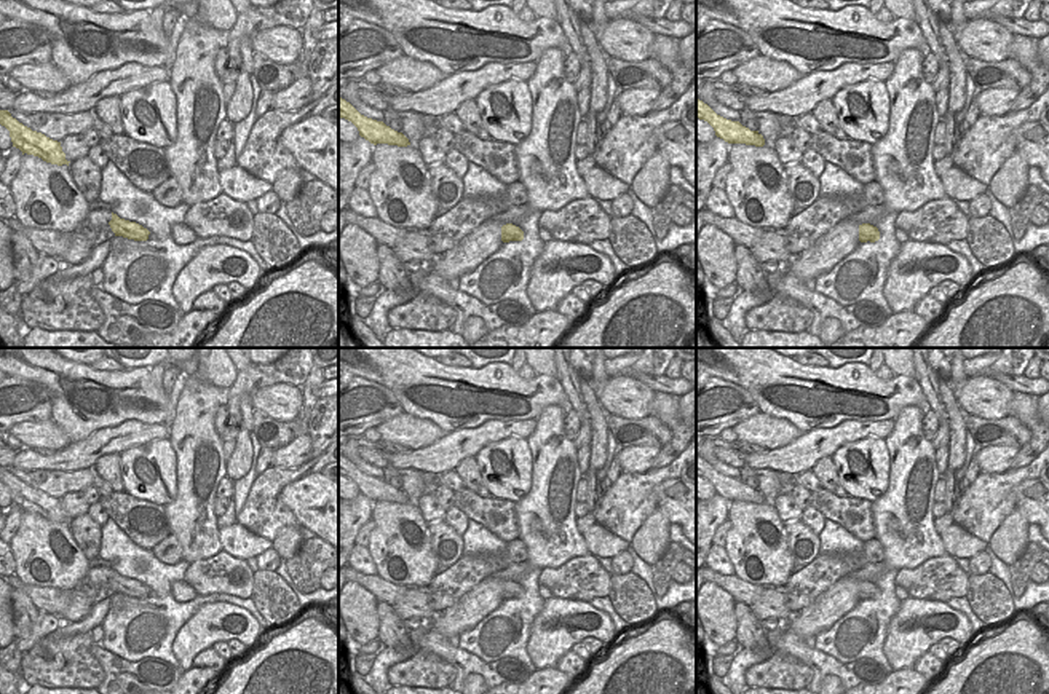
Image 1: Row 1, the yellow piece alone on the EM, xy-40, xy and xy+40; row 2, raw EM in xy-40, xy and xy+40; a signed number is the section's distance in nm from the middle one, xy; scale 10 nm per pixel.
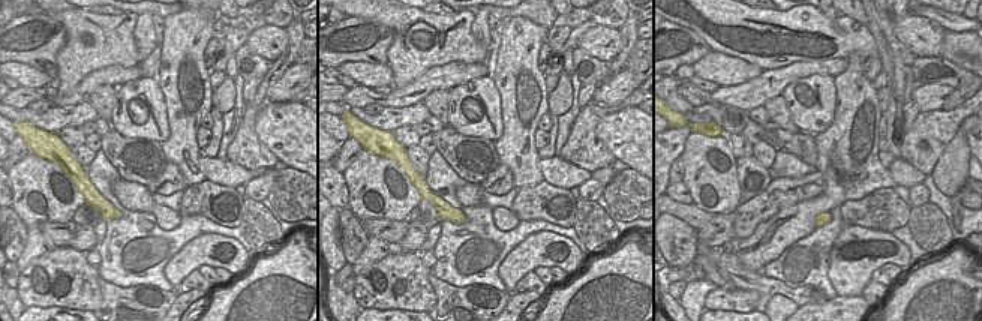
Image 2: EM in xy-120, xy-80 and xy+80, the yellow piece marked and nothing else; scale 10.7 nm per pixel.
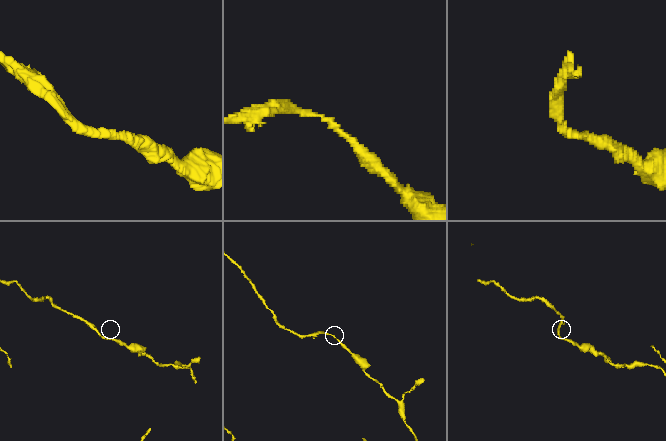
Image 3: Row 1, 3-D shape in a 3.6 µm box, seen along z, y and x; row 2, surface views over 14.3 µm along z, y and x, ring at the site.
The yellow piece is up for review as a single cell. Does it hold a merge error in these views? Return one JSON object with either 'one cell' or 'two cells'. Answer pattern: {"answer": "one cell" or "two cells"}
{"answer": "one cell"}

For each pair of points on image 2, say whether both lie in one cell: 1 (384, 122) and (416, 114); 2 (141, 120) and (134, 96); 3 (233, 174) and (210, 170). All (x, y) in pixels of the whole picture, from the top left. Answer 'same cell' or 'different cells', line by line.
1: same cell
2: same cell
3: same cell

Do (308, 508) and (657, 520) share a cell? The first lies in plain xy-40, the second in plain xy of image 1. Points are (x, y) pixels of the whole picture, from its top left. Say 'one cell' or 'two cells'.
two cells

